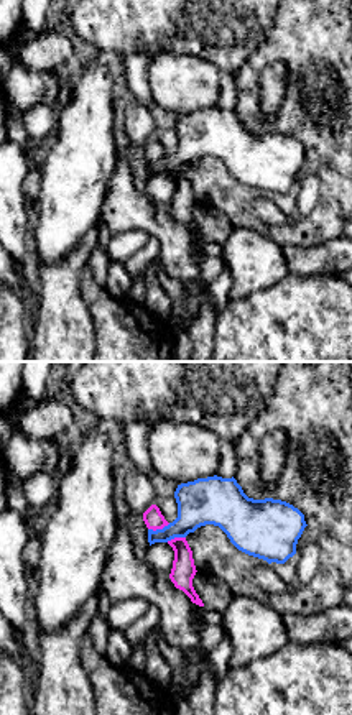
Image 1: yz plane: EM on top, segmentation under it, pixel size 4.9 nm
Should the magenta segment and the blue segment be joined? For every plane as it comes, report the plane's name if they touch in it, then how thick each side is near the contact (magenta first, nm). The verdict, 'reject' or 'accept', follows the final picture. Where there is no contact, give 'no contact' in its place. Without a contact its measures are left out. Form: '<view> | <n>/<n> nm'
yz | 90/220 nm

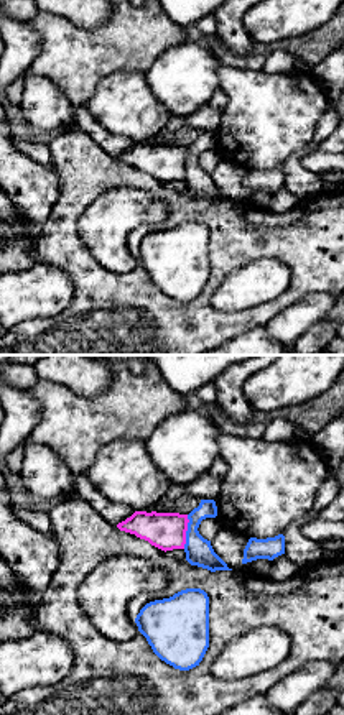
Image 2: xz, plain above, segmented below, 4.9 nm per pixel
xz | 190/130 nm

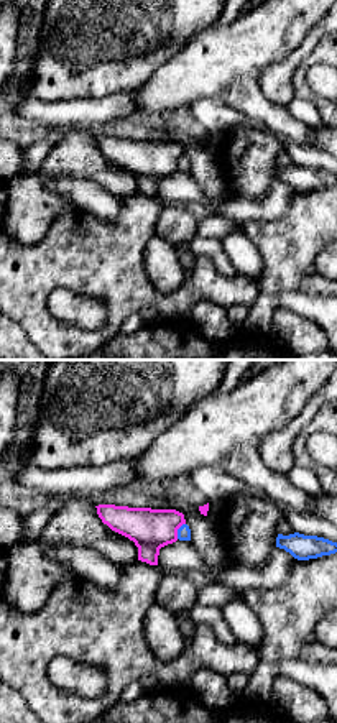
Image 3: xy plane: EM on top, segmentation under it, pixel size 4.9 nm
xy | 200/60 nm

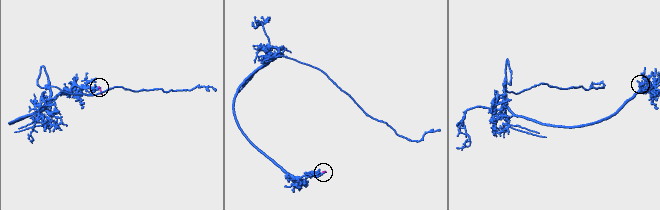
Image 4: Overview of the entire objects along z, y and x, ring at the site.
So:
reject

